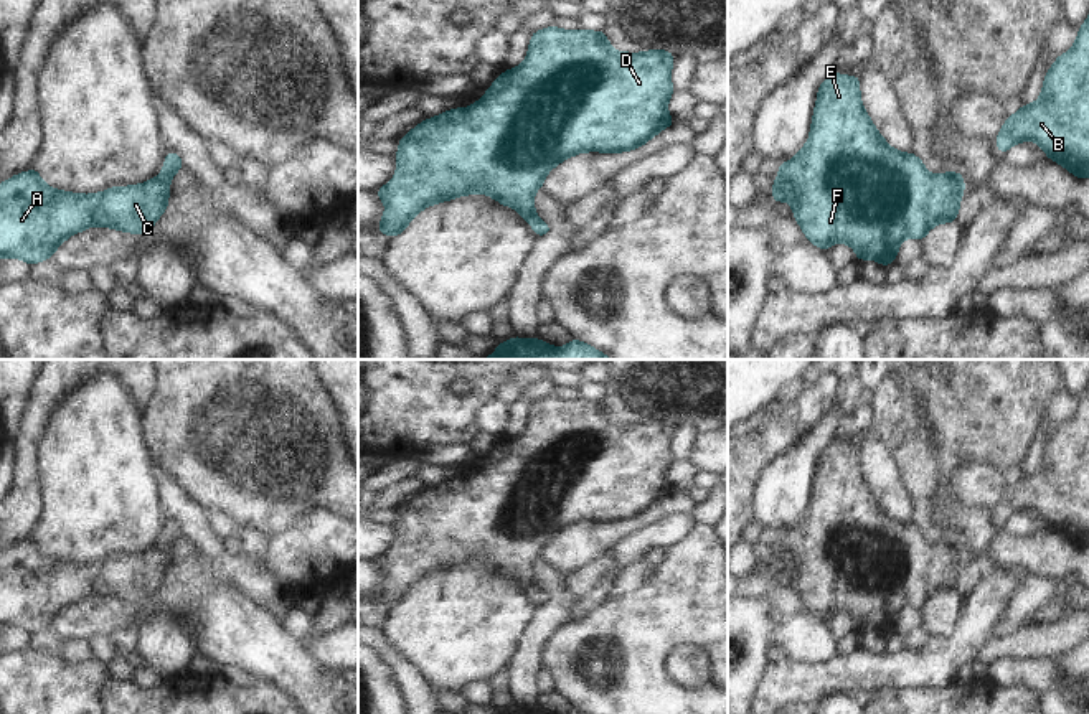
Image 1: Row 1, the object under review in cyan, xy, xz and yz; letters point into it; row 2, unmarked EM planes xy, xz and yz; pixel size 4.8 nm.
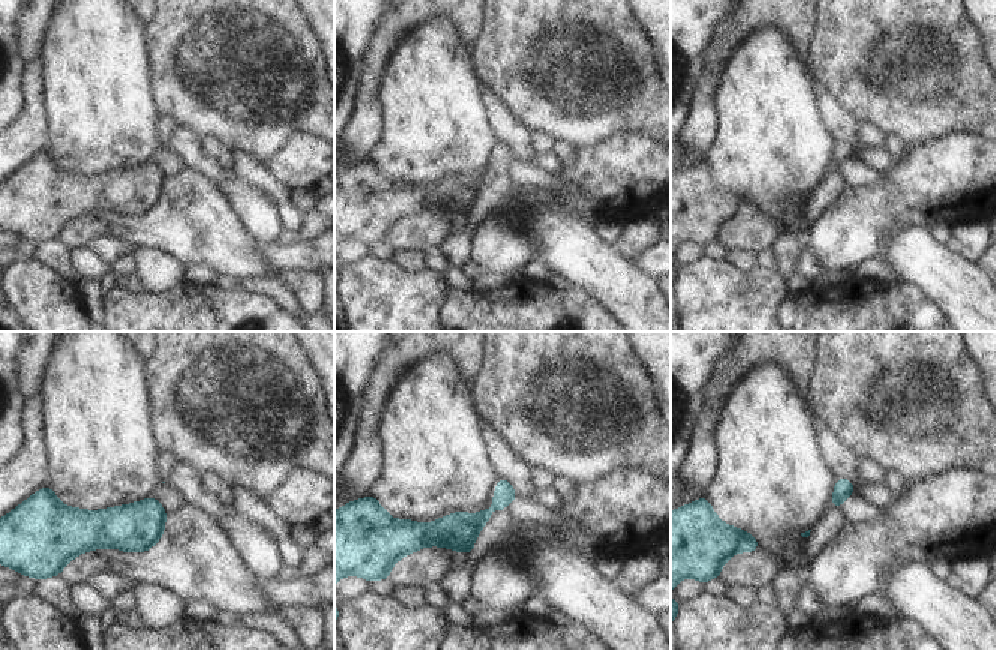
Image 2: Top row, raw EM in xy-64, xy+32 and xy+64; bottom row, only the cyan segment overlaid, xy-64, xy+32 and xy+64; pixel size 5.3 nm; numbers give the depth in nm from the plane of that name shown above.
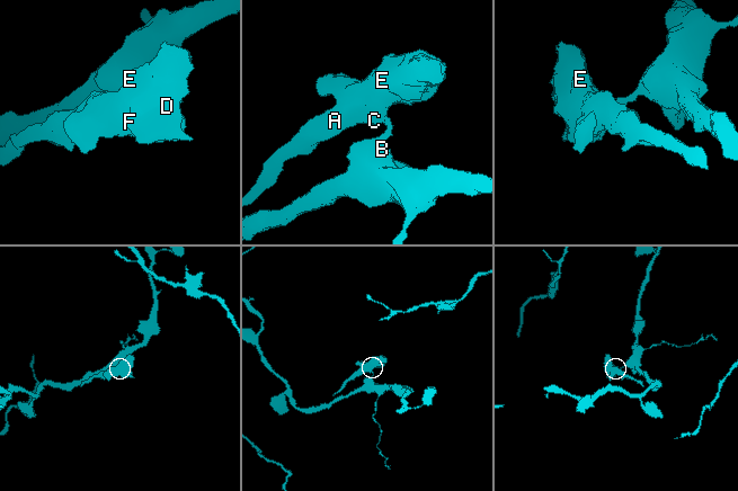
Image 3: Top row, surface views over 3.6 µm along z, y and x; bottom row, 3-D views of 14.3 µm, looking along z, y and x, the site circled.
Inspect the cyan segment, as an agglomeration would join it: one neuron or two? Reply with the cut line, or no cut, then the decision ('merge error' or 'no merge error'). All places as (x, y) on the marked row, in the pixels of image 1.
cut in xy along (159, 175), (167, 183); merge error

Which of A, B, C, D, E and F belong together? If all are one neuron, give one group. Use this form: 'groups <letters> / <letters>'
groups A C D E F / B

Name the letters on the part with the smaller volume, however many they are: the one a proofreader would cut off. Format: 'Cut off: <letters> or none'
Cut off: A, C, D, E, F.

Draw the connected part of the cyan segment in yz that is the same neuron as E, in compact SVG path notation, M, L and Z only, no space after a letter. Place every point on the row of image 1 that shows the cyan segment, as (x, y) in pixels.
M833 71L817 92L810 139L792 160L779 163L772 198L776 203L792 204L794 219L802 226L805 237L822 251L843 242L855 249L860 262L874 259L881 265L891 265L908 236L922 241L931 228L957 221L964 190L964 181L954 173L932 175L917 155L891 148L861 104L858 74L842 76Z

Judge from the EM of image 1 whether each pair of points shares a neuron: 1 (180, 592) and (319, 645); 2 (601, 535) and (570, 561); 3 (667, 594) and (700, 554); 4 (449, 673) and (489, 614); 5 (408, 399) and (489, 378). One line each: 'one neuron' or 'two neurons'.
1: two neurons
2: one neuron
3: one neuron
4: one neuron
5: one neuron

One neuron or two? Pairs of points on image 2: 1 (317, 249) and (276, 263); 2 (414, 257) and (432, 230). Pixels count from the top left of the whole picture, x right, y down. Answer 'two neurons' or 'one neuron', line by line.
1: one neuron
2: two neurons

